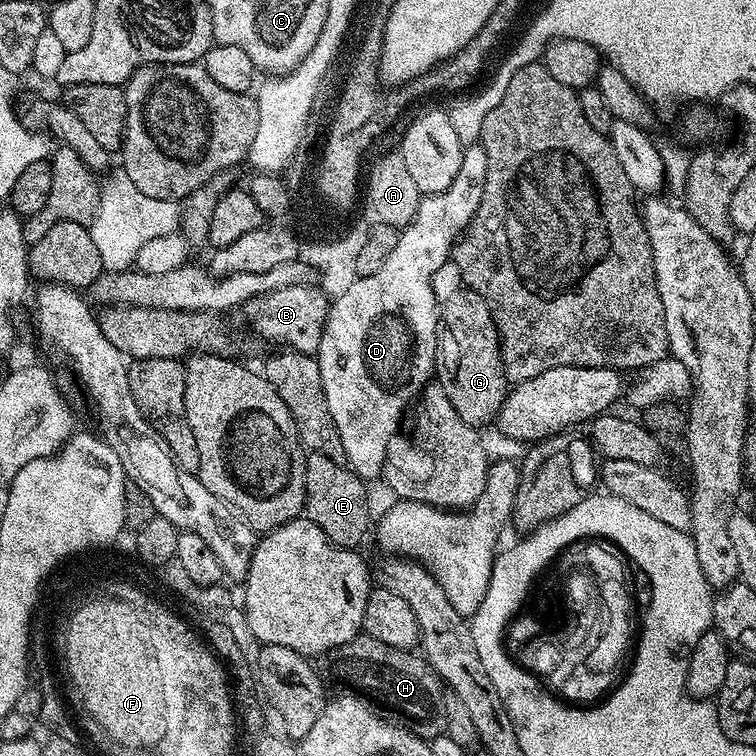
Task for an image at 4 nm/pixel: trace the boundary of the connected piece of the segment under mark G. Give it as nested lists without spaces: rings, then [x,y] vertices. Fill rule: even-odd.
[[[463,291],[454,293],[445,304],[443,301],[439,309],[435,375],[458,418],[467,424],[481,426],[491,420],[493,423],[499,417],[500,408],[509,394],[510,382],[504,373],[498,330],[486,302],[477,292]]]

